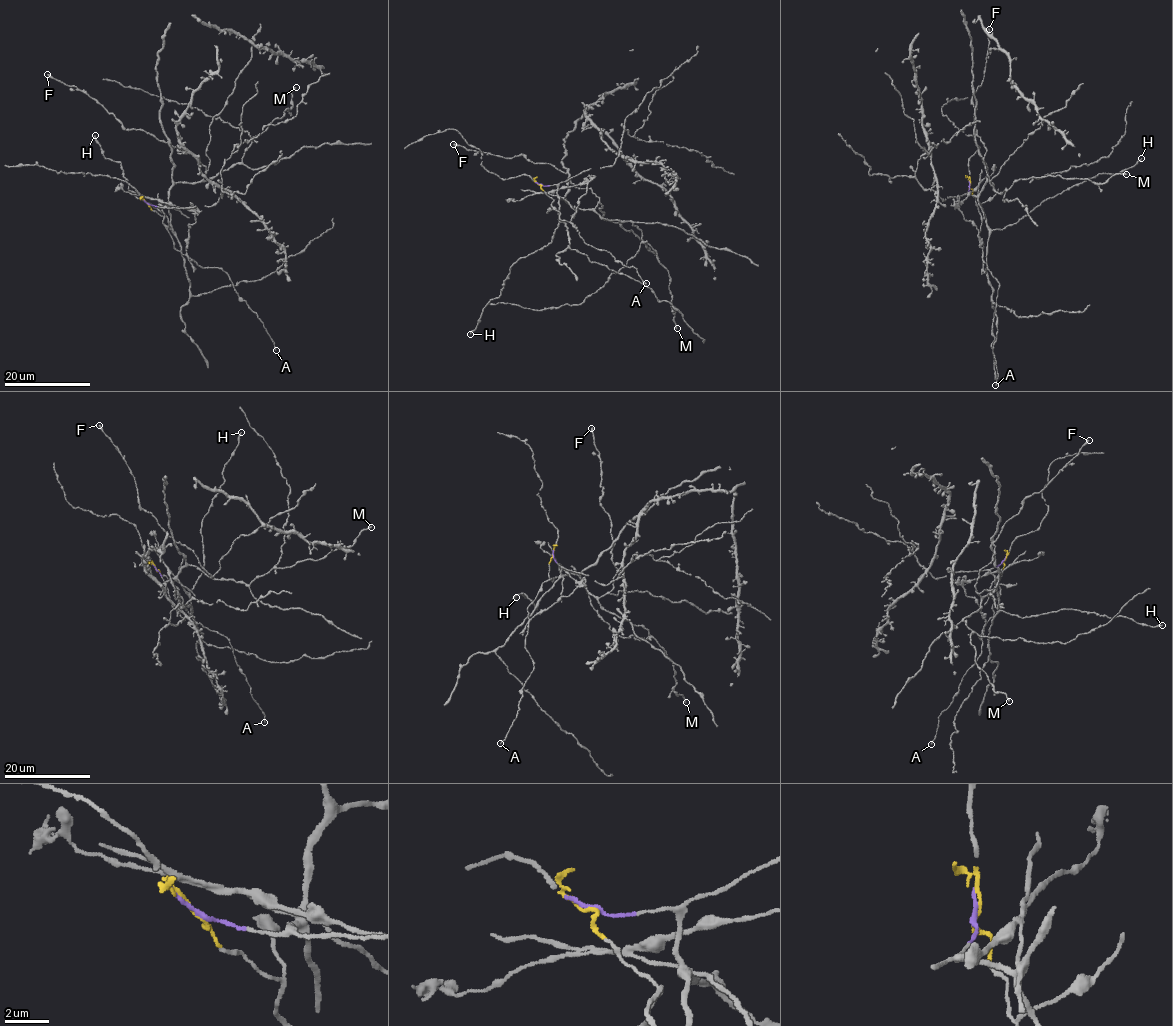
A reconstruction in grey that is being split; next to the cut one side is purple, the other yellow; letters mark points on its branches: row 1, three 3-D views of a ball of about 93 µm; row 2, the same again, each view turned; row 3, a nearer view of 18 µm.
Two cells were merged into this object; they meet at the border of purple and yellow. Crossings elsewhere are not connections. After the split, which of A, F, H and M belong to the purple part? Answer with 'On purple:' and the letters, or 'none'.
On purple: F, H, M

